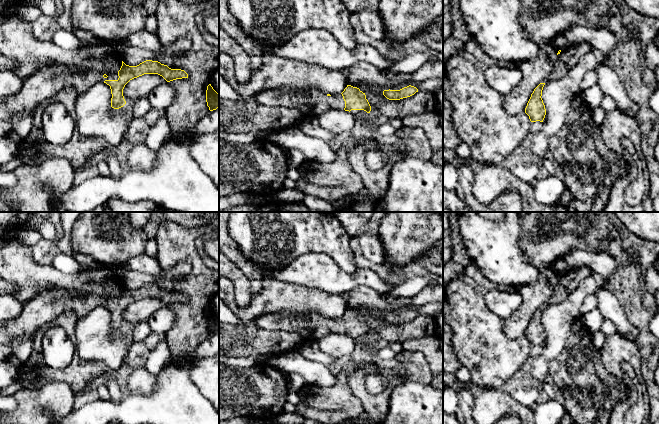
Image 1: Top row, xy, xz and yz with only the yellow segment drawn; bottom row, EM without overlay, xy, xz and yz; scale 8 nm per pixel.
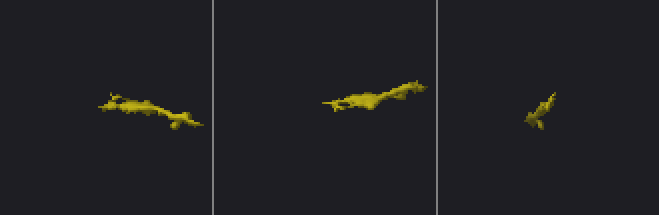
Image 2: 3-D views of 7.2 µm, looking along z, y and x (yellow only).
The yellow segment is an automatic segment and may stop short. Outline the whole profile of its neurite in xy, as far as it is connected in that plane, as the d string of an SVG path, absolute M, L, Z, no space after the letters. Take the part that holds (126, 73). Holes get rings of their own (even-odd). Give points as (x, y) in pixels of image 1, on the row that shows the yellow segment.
M146 60L137 66L129 66L122 61L122 66L116 74L106 74L92 70L70 70L63 65L44 66L23 81L23 86L20 92L7 98L0 97L0 138L12 133L11 119L13 116L23 113L33 115L35 109L40 104L49 102L55 94L66 87L74 88L78 95L80 95L84 93L91 85L94 85L97 82L104 82L109 85L111 89L111 107L114 109L119 109L126 104L123 96L123 89L125 85L130 80L144 74L158 74L167 82L176 79L188 78L188 74L184 70L171 69L167 65L152 60Z

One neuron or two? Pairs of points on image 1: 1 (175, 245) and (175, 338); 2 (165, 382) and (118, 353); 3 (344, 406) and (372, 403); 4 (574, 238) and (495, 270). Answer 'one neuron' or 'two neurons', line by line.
1: one neuron
2: two neurons
3: two neurons
4: two neurons

